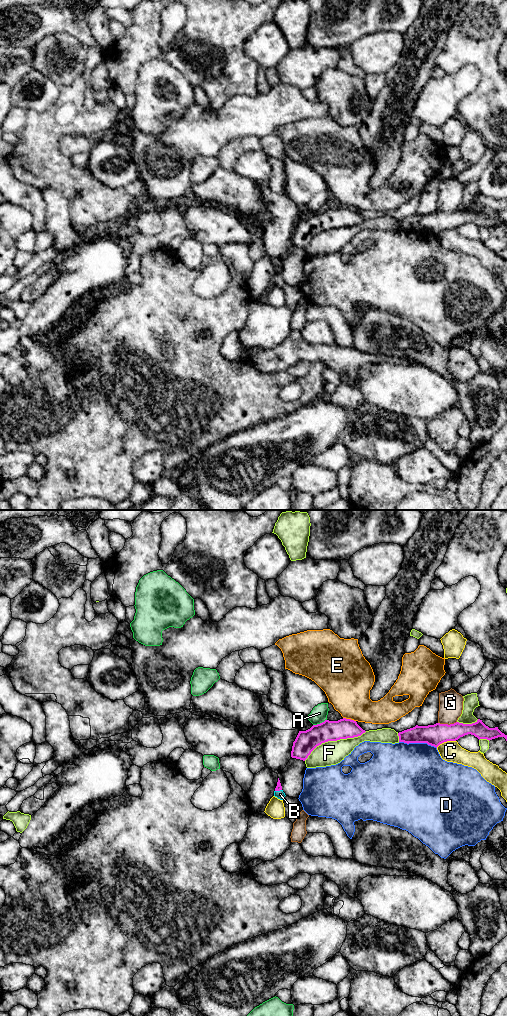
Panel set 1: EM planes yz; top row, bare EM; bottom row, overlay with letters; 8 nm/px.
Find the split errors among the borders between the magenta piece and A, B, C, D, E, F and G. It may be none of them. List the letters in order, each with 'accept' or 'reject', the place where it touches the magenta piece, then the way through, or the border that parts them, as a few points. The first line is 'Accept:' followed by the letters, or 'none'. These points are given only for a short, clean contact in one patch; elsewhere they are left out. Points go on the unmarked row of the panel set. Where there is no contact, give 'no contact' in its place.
Accept: B
A: reject | yz (320, 211)
B: accept | yz (278, 278) | across yz (278, 275), (278, 278), (280, 282)
C: reject | yz (445, 229)
D: reject | yz (418, 230)
E: reject | yz (349, 207)
F: reject | yz (334, 228)
G: reject | yz (447, 212)

